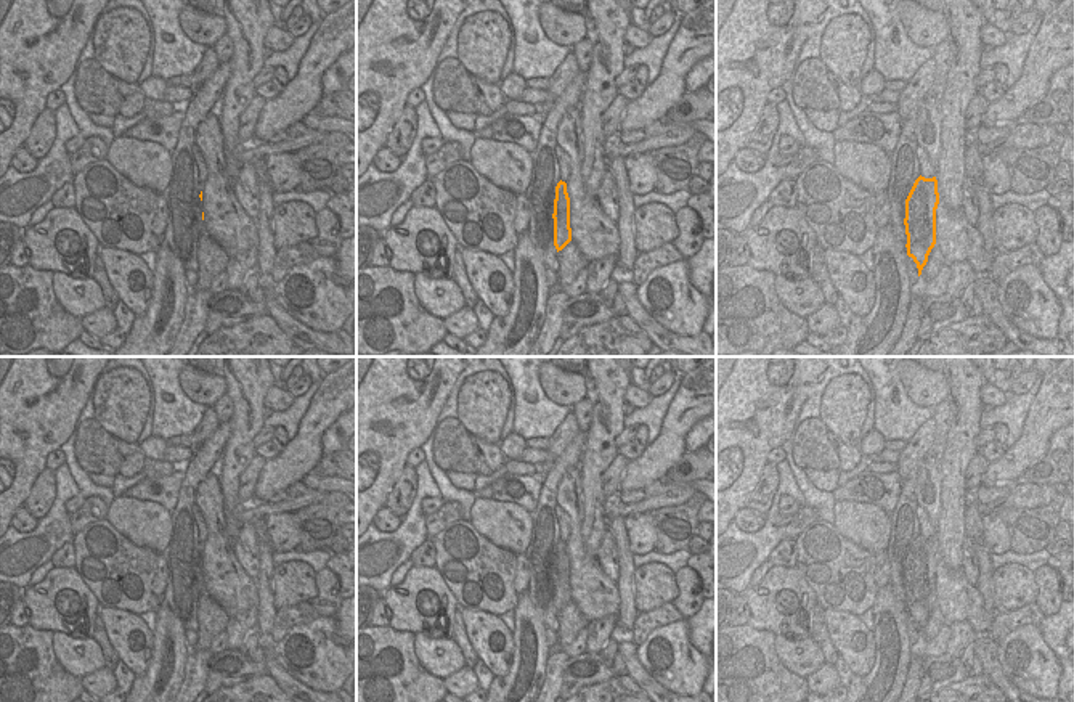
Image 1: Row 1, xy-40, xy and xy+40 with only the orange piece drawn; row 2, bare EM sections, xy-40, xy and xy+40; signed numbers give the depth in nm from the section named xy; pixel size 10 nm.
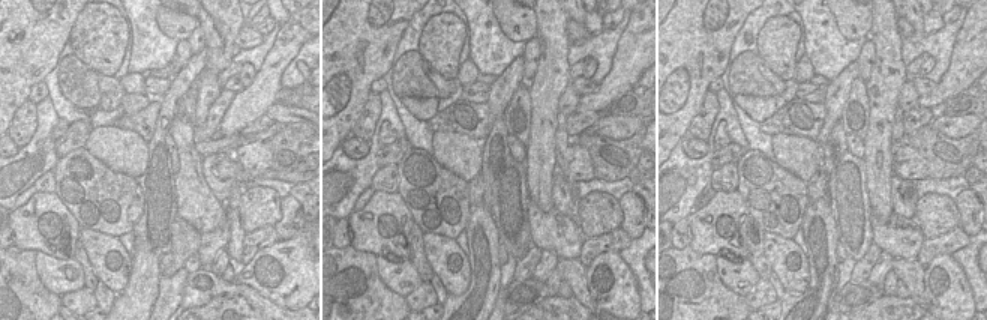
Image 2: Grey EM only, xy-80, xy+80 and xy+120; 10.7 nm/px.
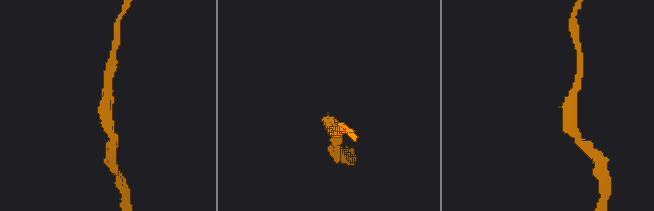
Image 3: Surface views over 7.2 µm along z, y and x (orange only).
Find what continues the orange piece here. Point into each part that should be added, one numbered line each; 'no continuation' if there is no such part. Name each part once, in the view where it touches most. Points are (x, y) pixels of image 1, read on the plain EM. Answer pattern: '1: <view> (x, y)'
no continuation

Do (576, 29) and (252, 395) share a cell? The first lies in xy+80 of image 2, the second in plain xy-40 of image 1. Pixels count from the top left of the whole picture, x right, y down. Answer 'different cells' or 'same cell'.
different cells

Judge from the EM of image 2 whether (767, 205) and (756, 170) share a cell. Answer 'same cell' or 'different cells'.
same cell

